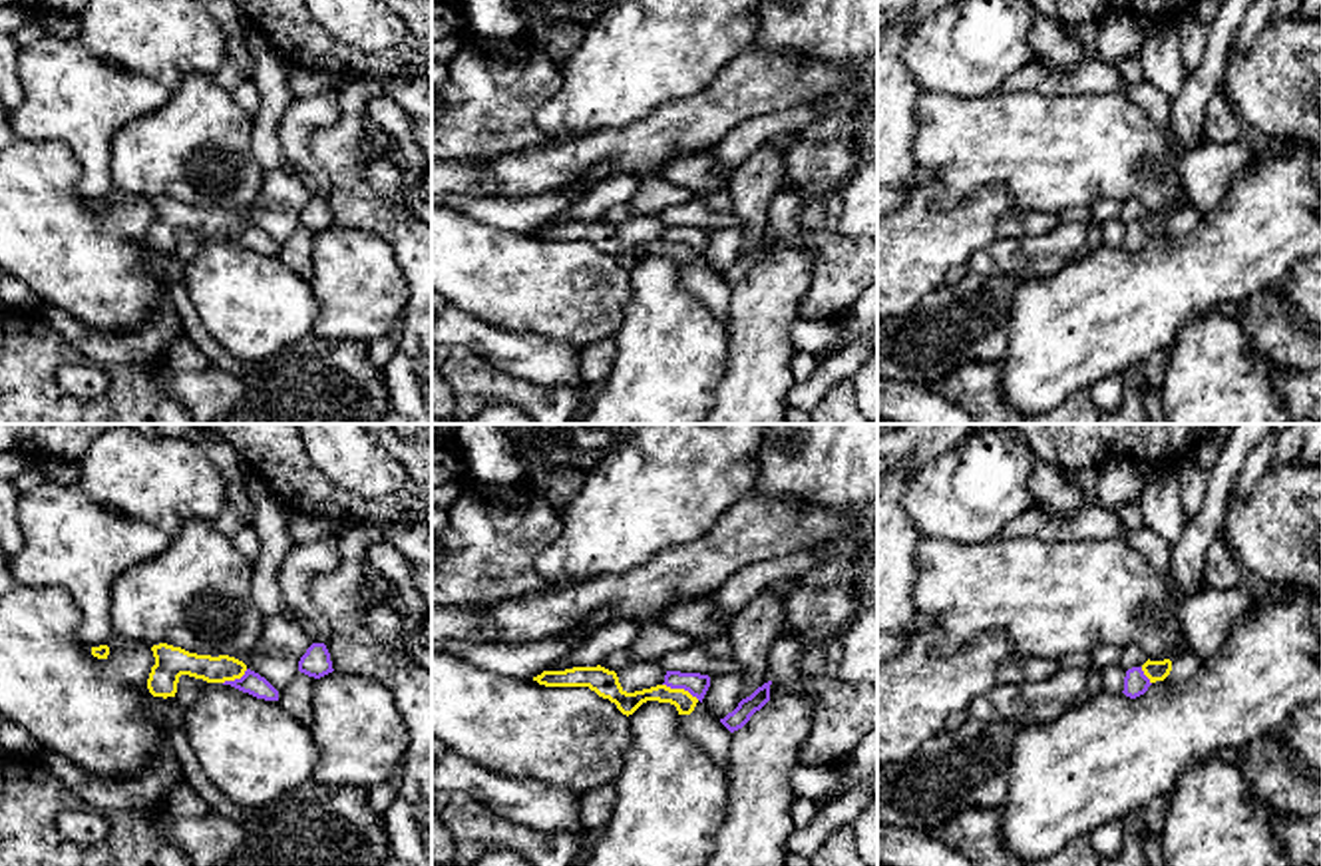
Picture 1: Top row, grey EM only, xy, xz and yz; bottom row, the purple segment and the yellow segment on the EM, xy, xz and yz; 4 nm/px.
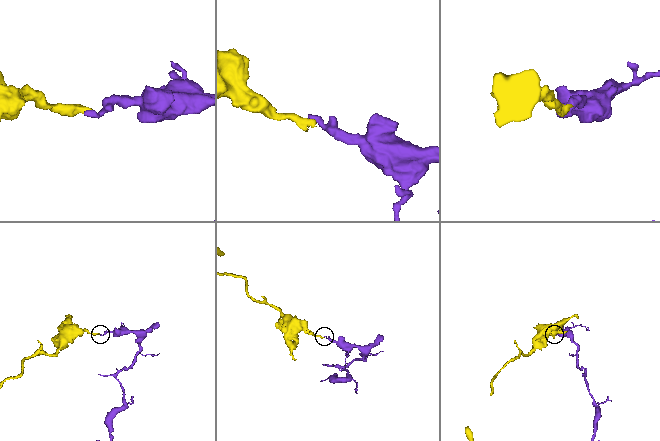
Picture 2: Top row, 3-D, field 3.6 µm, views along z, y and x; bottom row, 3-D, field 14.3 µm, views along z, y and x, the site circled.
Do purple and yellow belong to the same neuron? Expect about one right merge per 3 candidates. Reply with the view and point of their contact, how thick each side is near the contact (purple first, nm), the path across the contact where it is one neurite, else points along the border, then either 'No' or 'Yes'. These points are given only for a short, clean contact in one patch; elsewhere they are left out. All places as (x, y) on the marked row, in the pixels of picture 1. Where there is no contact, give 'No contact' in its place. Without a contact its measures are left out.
Touches purple at xz (681, 687). Thickness 90 nm (purple) against 90 nm. Boundary: xz (663, 683), (687, 689), (699, 699). No

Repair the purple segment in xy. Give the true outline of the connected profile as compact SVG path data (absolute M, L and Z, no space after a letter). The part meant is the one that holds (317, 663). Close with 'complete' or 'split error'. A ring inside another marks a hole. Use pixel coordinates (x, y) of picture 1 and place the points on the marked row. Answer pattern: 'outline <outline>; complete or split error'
outline M312 643L306 653L300 657L298 661L298 671L308 675L308 677L314 677L314 679L320 679L328 673L332 673L332 661L330 661L330 653L326 649L324 643Z; complete

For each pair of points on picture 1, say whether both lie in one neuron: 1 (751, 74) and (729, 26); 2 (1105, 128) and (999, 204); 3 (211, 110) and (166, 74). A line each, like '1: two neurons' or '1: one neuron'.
1: two neurons
2: two neurons
3: two neurons

